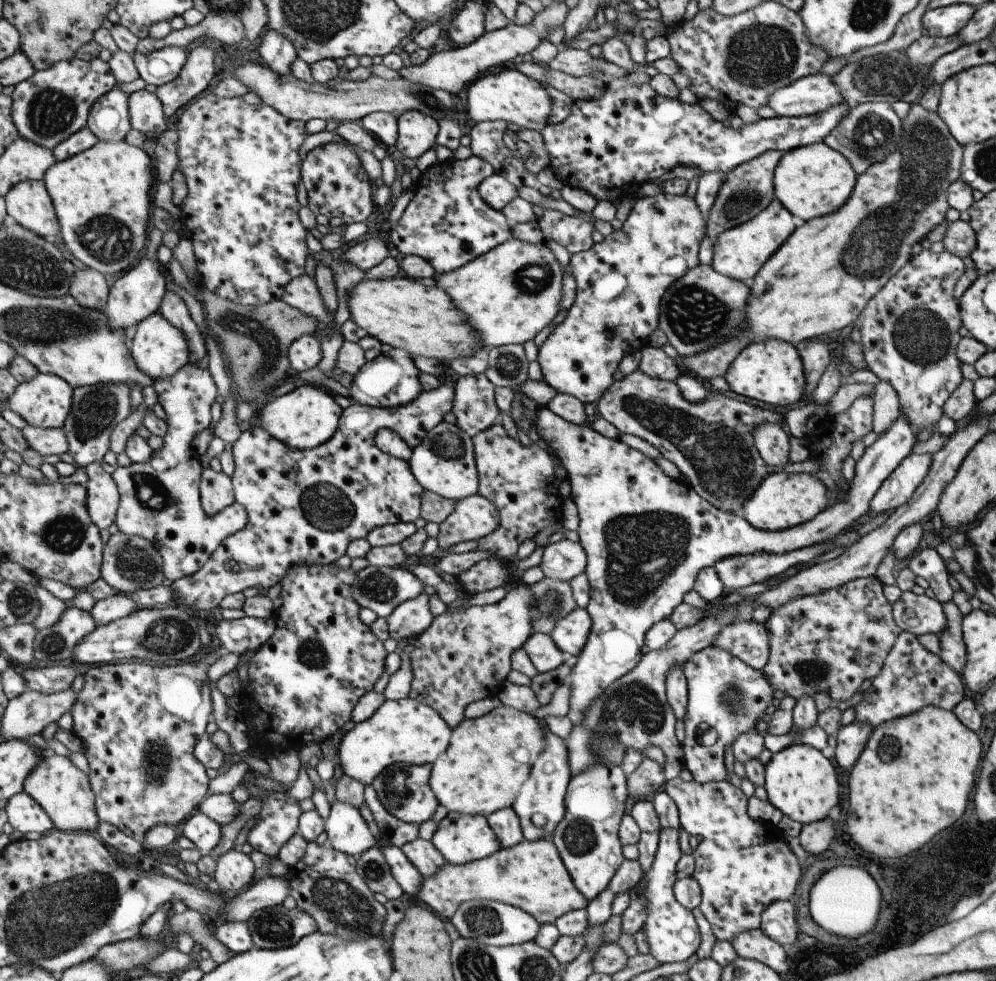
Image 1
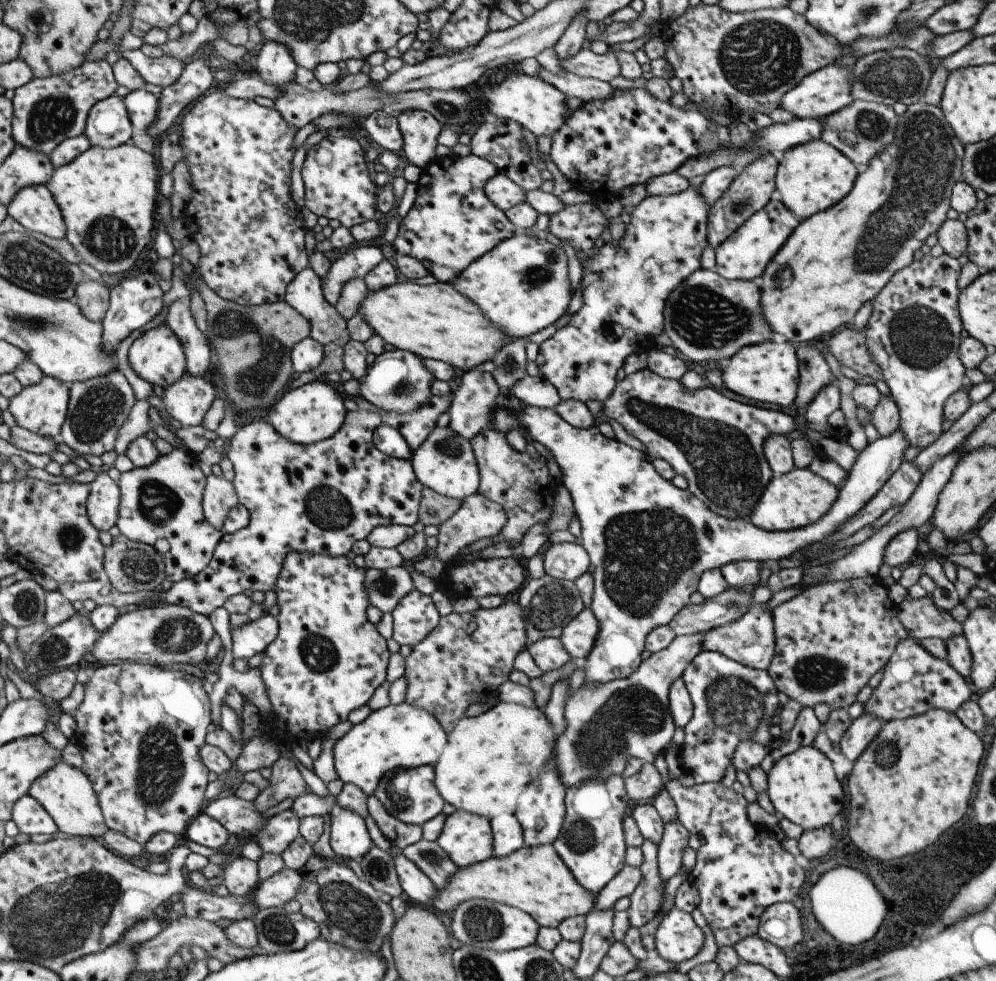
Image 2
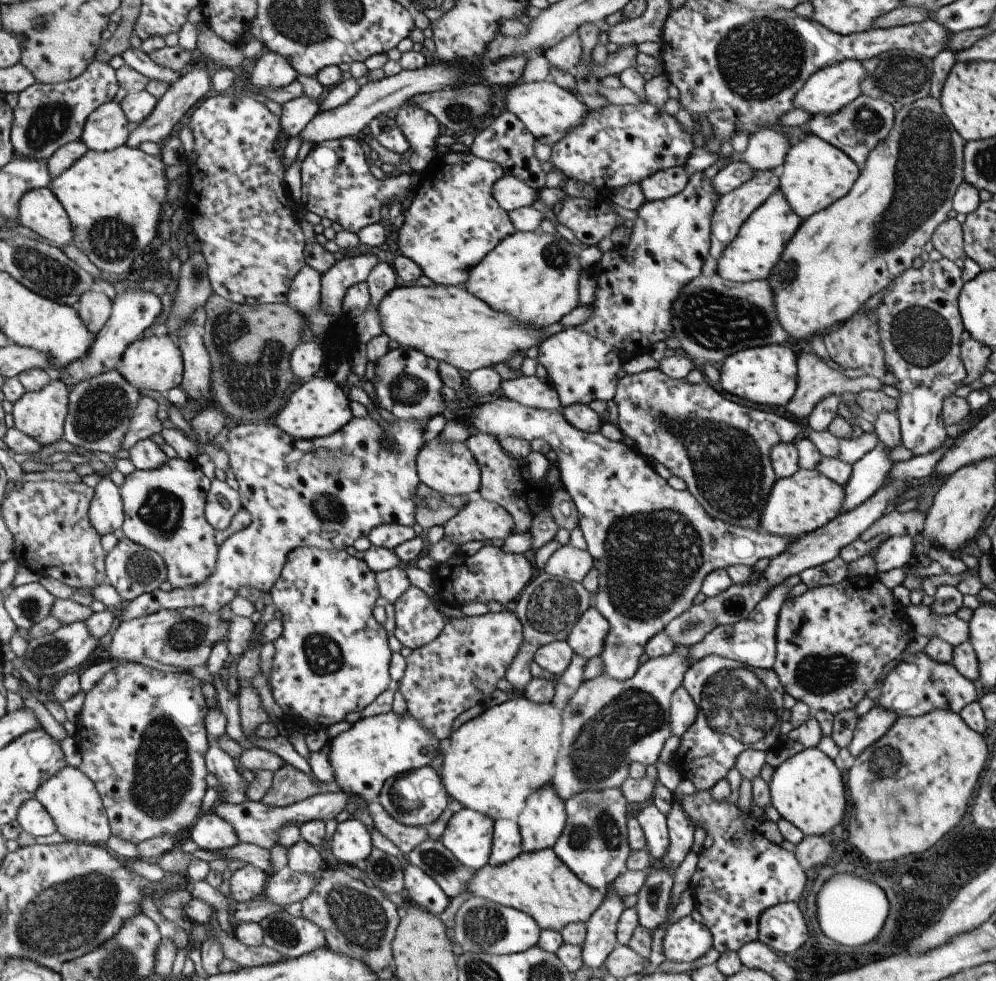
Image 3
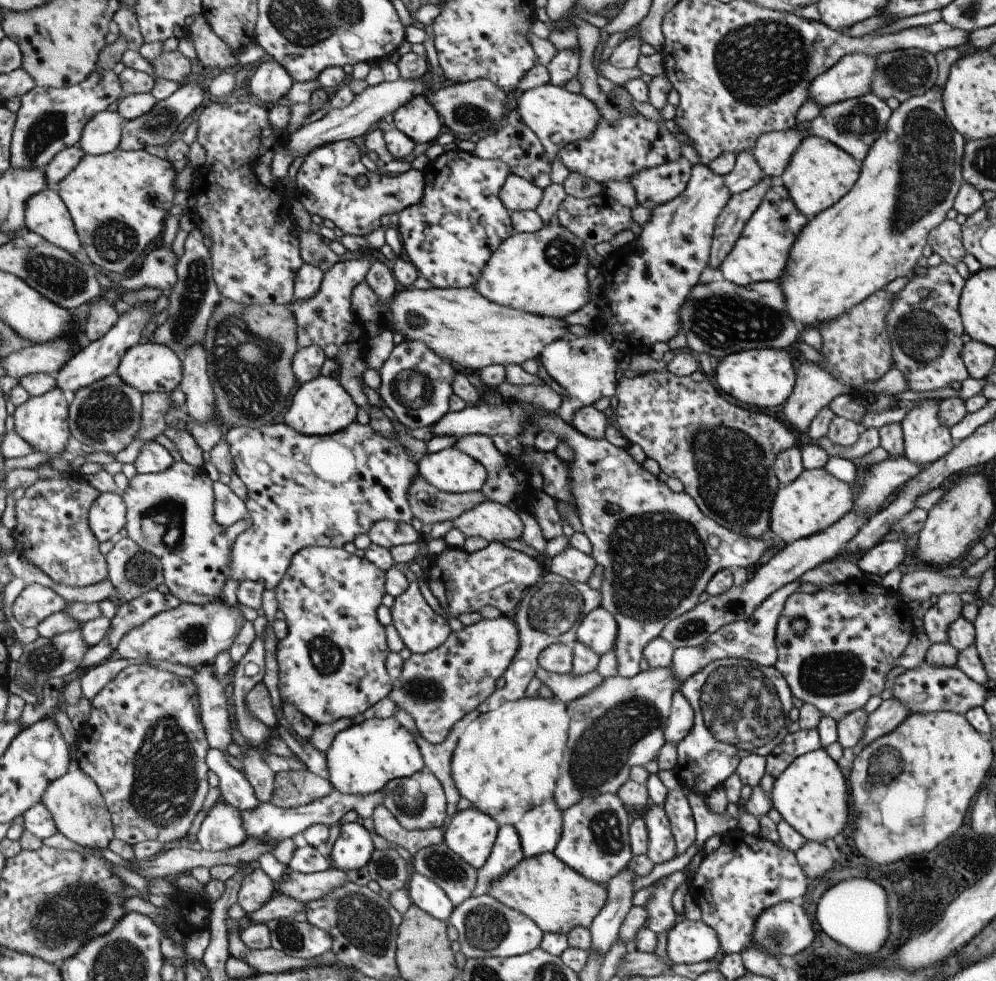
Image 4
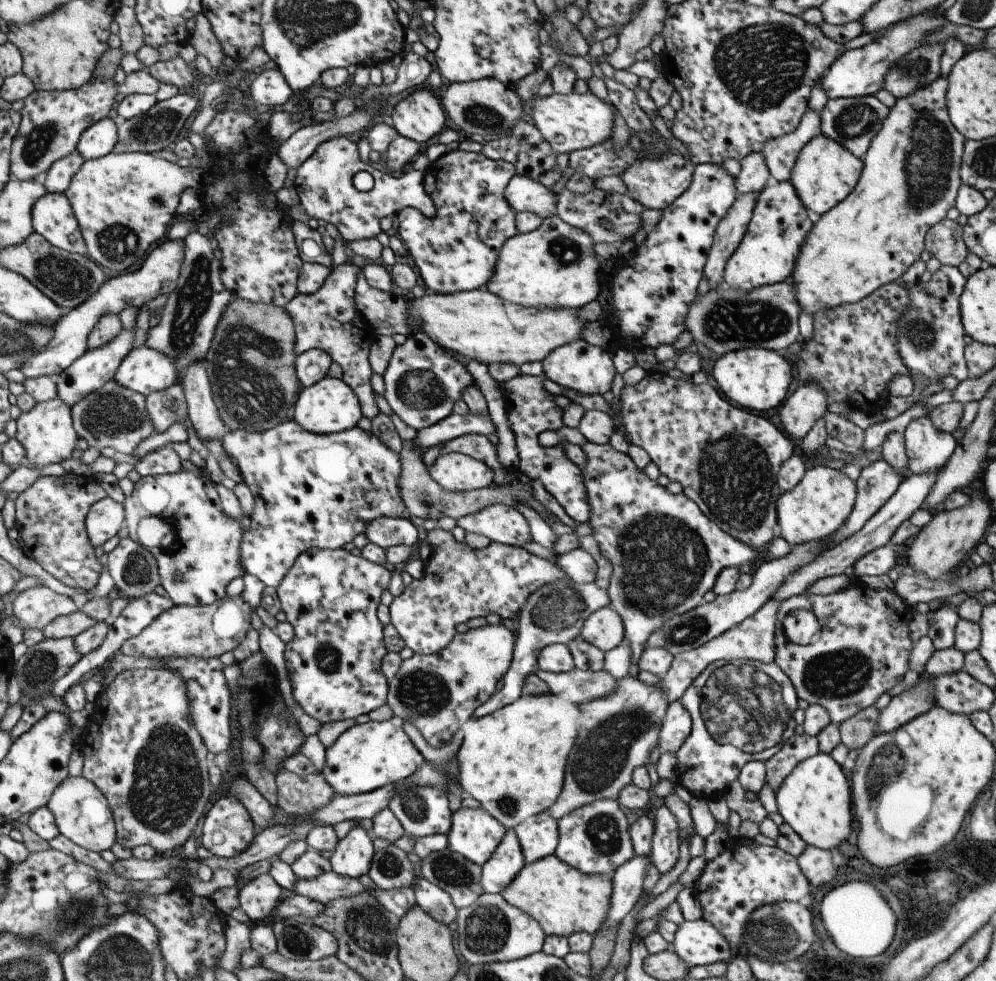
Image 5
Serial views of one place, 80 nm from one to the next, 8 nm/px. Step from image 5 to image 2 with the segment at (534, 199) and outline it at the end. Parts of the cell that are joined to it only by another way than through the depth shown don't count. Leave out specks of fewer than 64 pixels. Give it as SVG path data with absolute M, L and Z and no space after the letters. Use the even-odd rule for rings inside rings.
M499 172L489 183L486 184L487 196L504 211L527 202L527 191L513 182L507 174Z

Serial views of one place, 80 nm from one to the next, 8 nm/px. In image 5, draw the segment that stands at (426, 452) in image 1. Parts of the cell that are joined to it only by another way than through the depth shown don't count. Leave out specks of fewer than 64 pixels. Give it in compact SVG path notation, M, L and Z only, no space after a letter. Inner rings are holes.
M462 453L440 455L427 470L437 484L451 492L475 491L495 483L495 472L490 465Z

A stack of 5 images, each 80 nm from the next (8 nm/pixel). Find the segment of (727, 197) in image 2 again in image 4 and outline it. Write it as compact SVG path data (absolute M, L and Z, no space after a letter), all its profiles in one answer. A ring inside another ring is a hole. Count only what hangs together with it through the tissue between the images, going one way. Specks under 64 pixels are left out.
M763 178L756 186L741 193L731 194L730 200L714 225L713 240L706 265L709 269L718 269L723 263L769 188L770 184Z

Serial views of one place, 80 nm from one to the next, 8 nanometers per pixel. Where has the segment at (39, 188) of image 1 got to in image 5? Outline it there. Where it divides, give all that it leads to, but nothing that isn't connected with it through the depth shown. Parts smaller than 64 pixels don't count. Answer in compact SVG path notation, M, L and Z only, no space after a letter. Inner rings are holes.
M48 193L35 204L34 228L55 247L89 257L74 206L63 193Z

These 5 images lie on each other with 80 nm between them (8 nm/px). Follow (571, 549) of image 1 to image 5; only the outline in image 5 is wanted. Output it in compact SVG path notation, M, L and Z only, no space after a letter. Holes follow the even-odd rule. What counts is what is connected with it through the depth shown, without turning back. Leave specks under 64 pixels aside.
M579 548L557 555L555 564L571 583L588 584L595 579L595 560Z

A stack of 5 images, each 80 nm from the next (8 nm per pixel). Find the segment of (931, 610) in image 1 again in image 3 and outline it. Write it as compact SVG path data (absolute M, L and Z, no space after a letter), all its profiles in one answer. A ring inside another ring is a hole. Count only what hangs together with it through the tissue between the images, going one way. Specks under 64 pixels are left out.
M922 602L916 606L908 604L906 617L912 624L915 634L921 636L937 637L948 642L952 647L959 643L969 641L968 624L955 615L933 618L930 615L930 607Z

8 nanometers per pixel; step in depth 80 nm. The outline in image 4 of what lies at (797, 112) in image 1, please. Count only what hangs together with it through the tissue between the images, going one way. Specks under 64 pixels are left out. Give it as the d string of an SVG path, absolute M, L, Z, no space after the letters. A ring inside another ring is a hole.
M847 54L831 68L821 72L809 82L807 100L813 100L820 108L837 104L871 93L871 78L875 72L876 56Z

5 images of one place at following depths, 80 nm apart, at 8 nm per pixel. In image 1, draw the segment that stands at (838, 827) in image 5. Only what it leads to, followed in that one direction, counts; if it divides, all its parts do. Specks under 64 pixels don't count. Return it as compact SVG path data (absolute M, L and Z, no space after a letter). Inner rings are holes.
M791 744L772 754L764 766L763 787L771 806L801 826L827 818L827 812L839 800L835 768L821 752L809 745Z

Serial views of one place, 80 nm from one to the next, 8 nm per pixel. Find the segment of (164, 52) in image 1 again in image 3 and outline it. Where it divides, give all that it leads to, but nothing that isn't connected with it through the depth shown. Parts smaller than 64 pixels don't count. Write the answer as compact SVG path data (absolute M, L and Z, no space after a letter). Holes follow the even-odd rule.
M129 47L122 55L124 62L129 66L138 70L141 74L150 78L150 80L159 80L169 83L171 86L176 83L181 74L169 69L168 67L162 67L158 65L151 57L149 53L135 47Z

